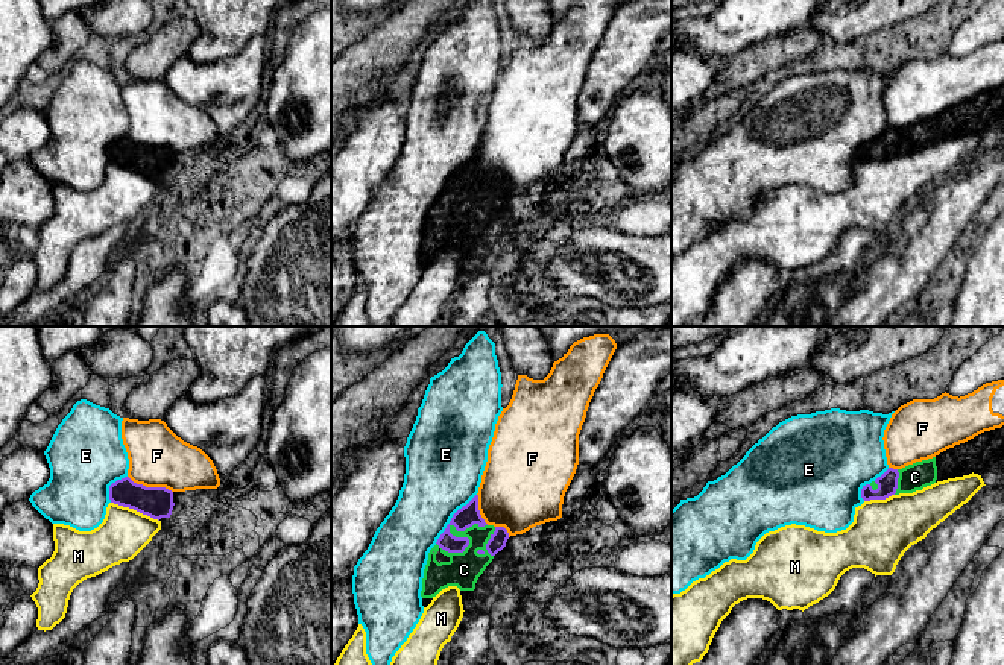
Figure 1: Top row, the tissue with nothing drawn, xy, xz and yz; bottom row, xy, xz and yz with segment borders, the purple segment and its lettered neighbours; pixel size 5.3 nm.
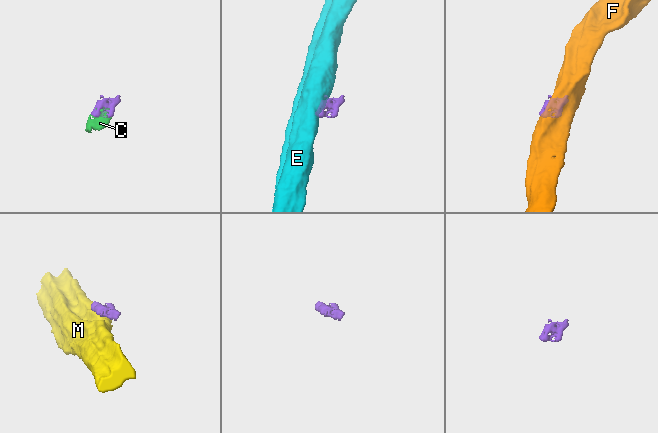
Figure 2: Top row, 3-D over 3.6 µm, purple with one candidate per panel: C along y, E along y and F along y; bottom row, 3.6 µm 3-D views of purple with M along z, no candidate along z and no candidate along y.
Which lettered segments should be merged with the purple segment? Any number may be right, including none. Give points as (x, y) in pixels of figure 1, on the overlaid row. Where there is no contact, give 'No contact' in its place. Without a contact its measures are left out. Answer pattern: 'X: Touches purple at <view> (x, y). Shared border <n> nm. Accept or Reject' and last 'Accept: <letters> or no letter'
C: Touches purple at xz (457, 538). Shared border 300 nm. Accept
E: Touches purple at xz (451, 518). Shared border 340 nm. Reject
F: Touches purple at xy (151, 488). Shared border 260 nm. Reject
M: Touches purple at xy (135, 509). Shared border 280 nm. Reject
Accept: C

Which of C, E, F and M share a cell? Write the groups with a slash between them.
C / E / F / M

